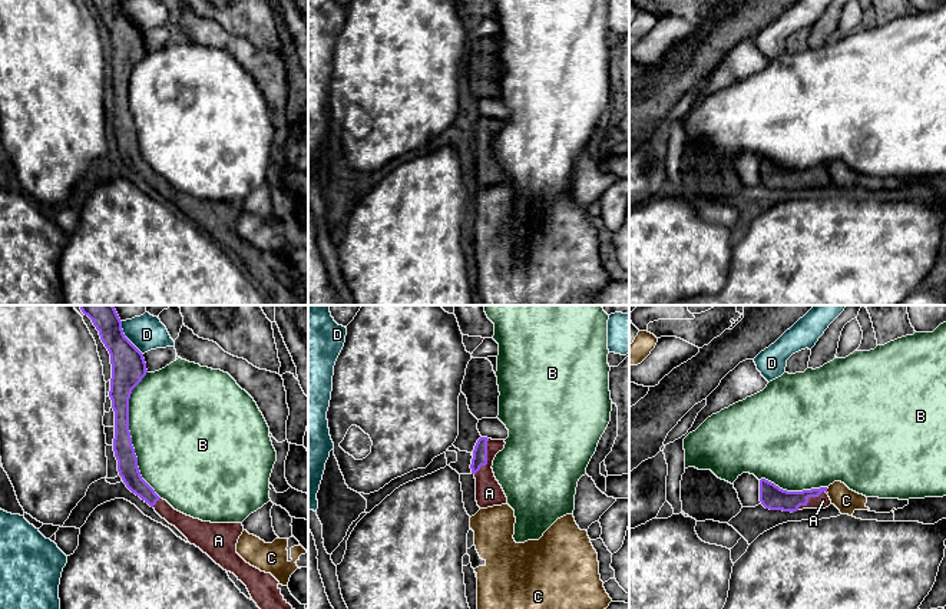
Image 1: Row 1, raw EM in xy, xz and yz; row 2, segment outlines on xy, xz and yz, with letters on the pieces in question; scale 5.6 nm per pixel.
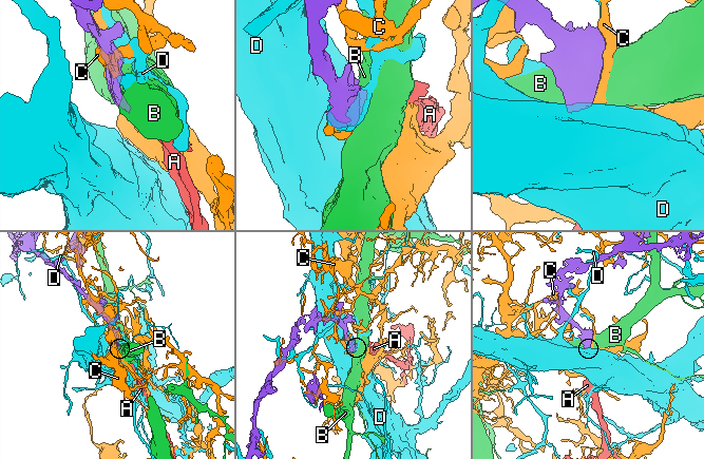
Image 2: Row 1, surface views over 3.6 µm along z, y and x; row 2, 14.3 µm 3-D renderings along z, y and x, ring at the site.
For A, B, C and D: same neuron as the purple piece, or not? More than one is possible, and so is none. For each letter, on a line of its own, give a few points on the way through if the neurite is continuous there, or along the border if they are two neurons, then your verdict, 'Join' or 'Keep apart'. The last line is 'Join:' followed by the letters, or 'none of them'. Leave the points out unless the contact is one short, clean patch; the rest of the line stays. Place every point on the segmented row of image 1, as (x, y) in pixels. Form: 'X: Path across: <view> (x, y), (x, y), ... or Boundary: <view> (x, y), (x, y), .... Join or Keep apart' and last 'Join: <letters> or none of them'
A: Path across: xz (479, 459), (486, 457), (486, 486), (489, 493). Join
B: Keep apart
C: Keep apart
D: Keep apart
Join: A

